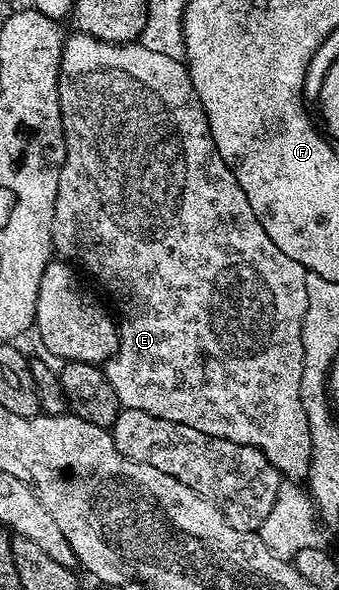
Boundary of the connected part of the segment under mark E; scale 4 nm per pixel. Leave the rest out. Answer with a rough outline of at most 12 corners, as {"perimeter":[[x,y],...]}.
{"perimeter":[[63,41],[51,242],[123,408],[306,481],[307,269],[182,59]]}

